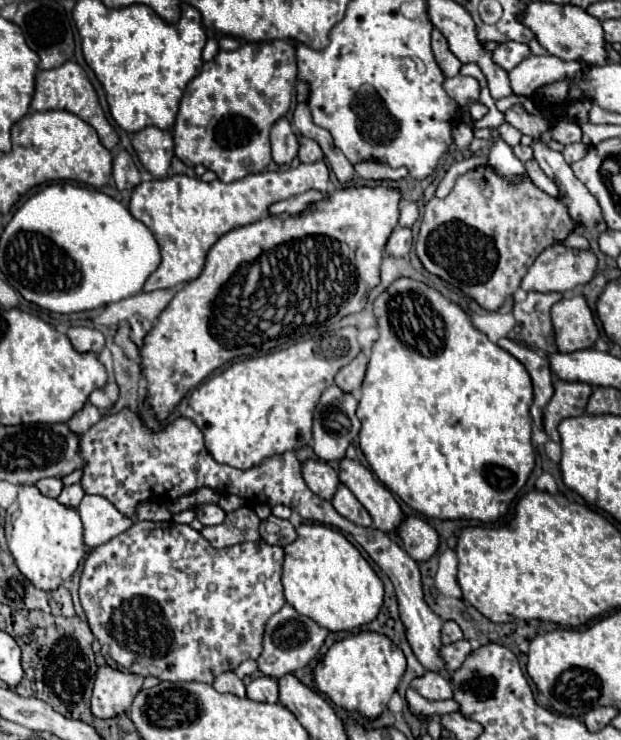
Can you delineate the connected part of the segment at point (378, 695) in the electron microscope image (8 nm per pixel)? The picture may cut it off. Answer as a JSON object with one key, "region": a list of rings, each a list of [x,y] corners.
{"region":[[[359,631],[357,635],[341,639],[329,647],[315,667],[315,685],[335,705],[373,719],[387,707],[403,673],[405,655],[389,637],[373,631]]]}

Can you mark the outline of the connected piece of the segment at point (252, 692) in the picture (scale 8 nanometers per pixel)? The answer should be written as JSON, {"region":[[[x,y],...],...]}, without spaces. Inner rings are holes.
{"region":[[[255,677],[249,685],[247,685],[247,697],[253,701],[261,701],[261,703],[277,703],[279,701],[279,693],[277,693],[277,681],[271,677]]]}

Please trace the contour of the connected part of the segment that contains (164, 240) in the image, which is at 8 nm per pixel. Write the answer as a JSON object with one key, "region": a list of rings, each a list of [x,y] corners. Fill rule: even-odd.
{"region":[[[325,161],[299,163],[299,167],[291,167],[285,173],[263,171],[233,183],[223,183],[219,179],[205,183],[187,175],[173,175],[165,179],[153,179],[149,183],[139,183],[133,189],[129,211],[135,219],[151,229],[161,249],[161,265],[149,275],[147,283],[143,285],[143,293],[173,289],[181,283],[197,279],[203,271],[205,255],[217,243],[217,239],[221,239],[221,235],[259,221],[267,215],[267,207],[275,201],[301,195],[309,189],[327,193],[327,187],[329,169]]]}

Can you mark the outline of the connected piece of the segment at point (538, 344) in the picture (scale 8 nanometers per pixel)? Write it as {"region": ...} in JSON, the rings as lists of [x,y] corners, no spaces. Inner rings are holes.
{"region":[[[527,293],[527,299],[515,303],[513,317],[517,321],[509,339],[515,339],[531,349],[543,351],[545,355],[557,353],[557,343],[553,335],[553,325],[549,311],[553,303],[561,301],[561,293]]]}

